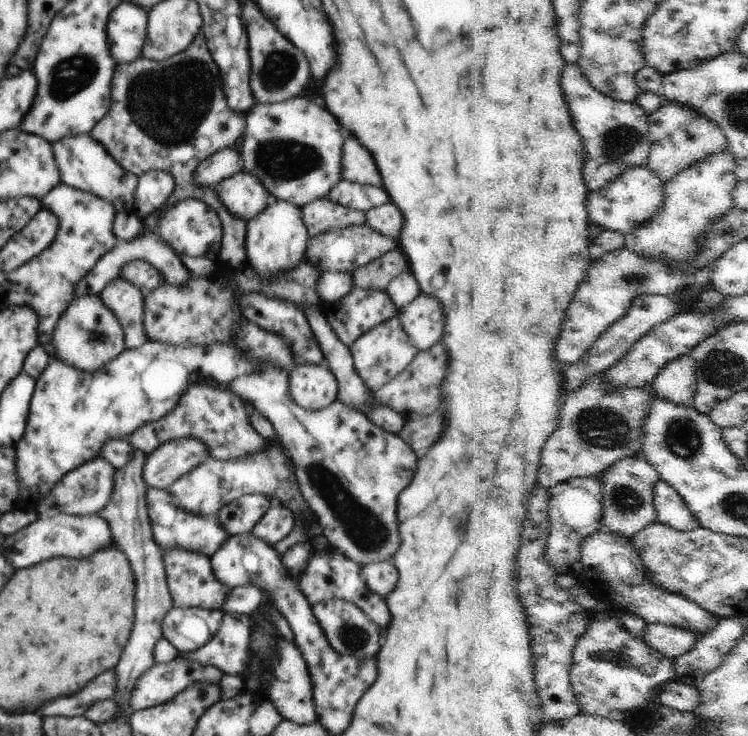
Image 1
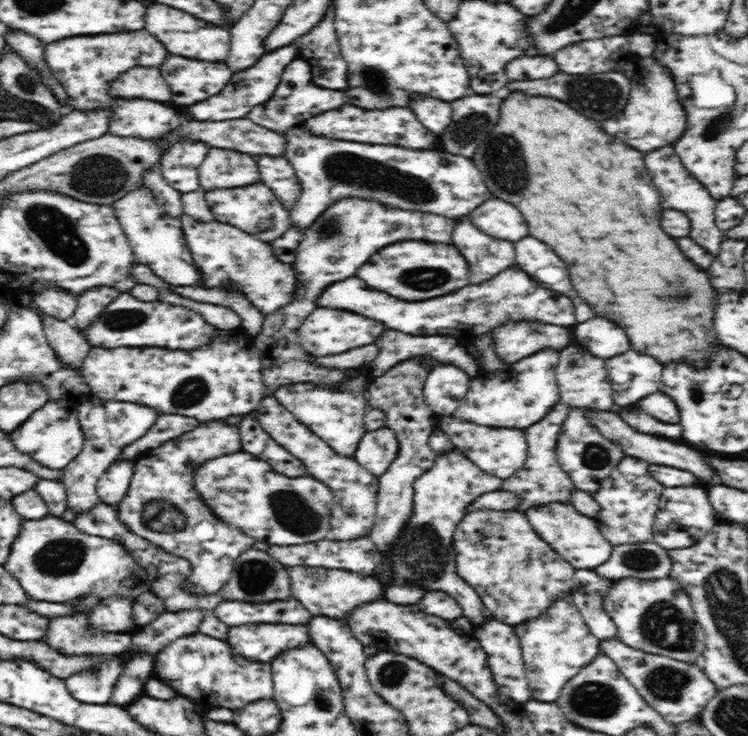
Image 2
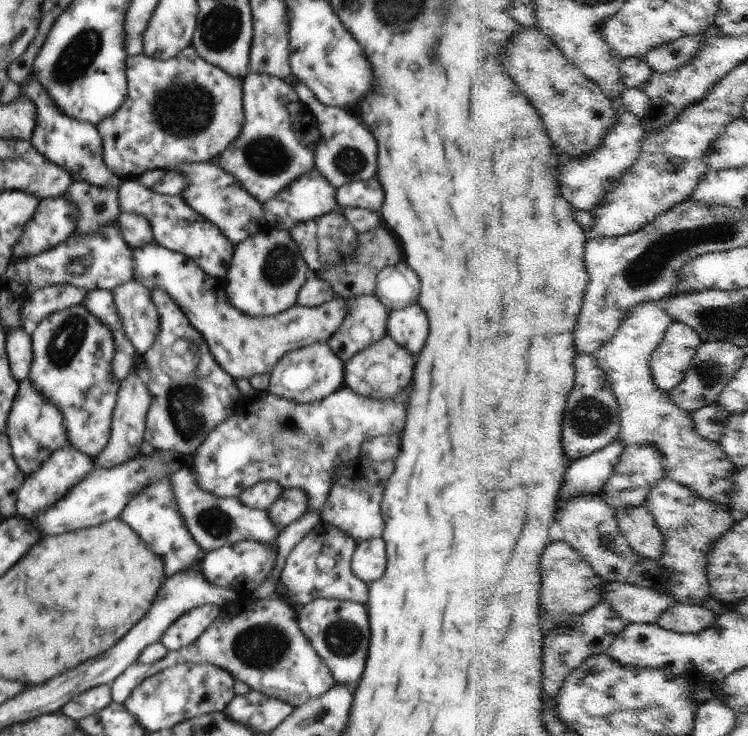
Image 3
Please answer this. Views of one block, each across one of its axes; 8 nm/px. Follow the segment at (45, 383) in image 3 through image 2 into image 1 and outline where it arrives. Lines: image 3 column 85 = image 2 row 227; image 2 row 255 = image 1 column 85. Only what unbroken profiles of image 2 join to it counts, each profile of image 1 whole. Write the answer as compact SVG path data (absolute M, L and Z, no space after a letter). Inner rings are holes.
M99 296L74 298L57 321L51 337L51 359L57 359L80 372L96 372L125 350L125 334L114 314L106 309Z

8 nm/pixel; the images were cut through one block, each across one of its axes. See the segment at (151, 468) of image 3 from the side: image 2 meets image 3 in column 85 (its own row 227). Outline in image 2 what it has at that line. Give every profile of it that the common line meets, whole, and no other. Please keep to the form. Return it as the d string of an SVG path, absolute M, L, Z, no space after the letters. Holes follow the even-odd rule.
M498 198L486 200L468 218L480 230L484 230L486 234L500 238L500 240L516 242L516 240L528 236L528 224L526 224L524 216L520 214L520 210Z

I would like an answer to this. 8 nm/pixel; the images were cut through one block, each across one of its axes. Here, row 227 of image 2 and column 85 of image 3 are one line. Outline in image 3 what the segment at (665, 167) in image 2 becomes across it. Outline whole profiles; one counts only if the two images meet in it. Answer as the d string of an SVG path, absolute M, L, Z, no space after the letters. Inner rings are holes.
M101 685L92 688L92 690L86 690L84 694L76 696L76 698L72 698L72 700L62 708L62 714L70 716L72 720L78 720L78 718L84 718L84 716L101 712L111 701L111 689L108 685Z

